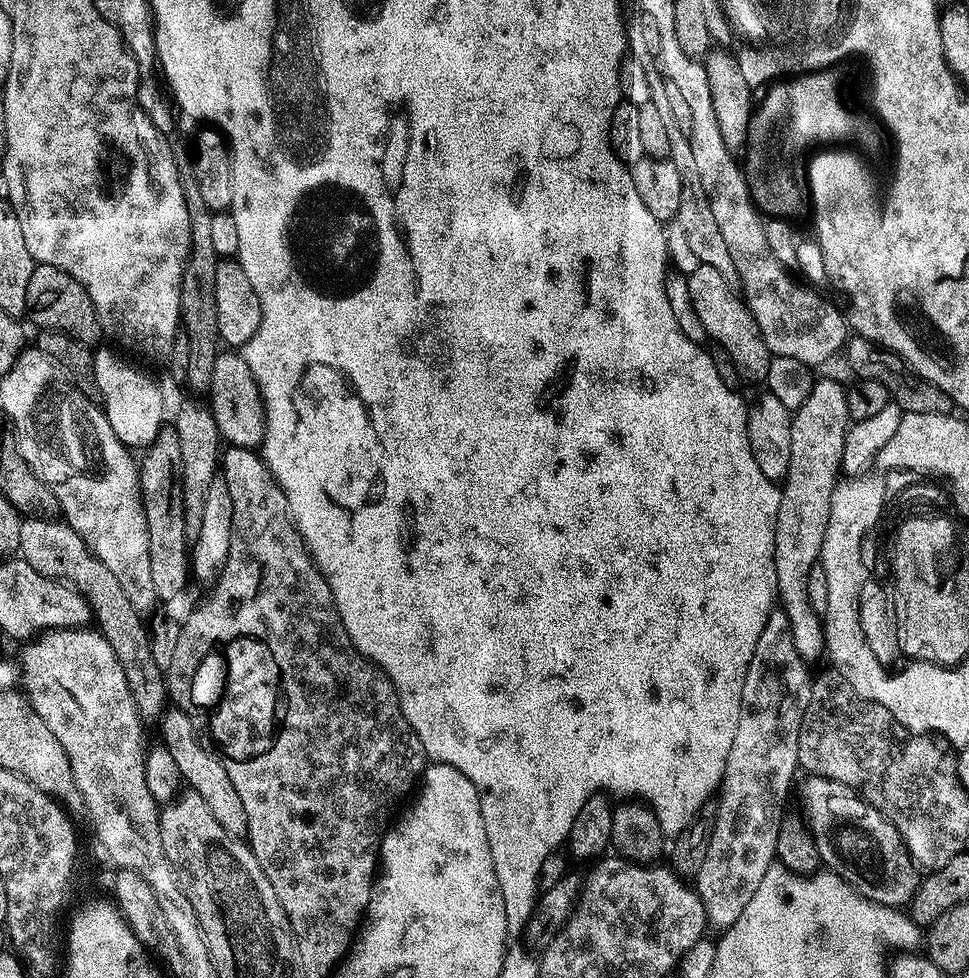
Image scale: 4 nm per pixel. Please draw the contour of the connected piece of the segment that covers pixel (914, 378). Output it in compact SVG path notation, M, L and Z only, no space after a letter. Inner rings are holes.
M853 335L847 341L848 368L853 372L856 380L869 380L870 382L882 382L886 386L891 403L900 407L904 412L914 414L949 414L953 411L952 399L938 386L934 386L926 378L922 378L913 368L908 367L907 362L890 352L879 344L873 344L865 336Z

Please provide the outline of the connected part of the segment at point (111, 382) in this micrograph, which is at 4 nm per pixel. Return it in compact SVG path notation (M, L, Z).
M105 346L97 347L95 351L93 351L90 375L96 379L96 388L100 391L101 397L99 396L99 399L102 401L106 418L110 422L114 434L123 444L128 445L129 449L147 449L148 445L154 442L156 435L166 424L166 420L164 420L164 392L142 369L135 368L132 364L127 364L127 362L119 356L119 354L121 355L119 351L116 351L117 353L111 352L110 349L104 347Z

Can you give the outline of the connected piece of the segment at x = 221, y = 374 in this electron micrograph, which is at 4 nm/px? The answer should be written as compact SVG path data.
M224 350L214 362L210 391L210 407L218 422L221 437L229 445L237 448L259 449L263 445L268 430L268 413L259 382L243 355L236 350Z

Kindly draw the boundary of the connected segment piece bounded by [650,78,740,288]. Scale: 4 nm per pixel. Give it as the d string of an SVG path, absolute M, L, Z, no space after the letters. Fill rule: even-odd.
M651 79L650 102L661 111L661 117L665 122L666 130L669 134L671 152L669 159L674 162L678 174L681 175L682 197L681 205L675 219L676 224L682 228L687 243L689 243L689 247L696 258L698 260L704 258L704 265L714 266L719 271L719 274L722 275L722 278L726 279L726 282L729 282L732 287L739 287L740 279L734 267L734 260L730 254L726 254L728 250L726 242L723 241L723 238L720 238L722 233L718 232L718 222L715 221L714 212L710 209L709 196L702 189L702 178L699 177L698 165L695 164L691 139L687 133L681 130L680 124L676 121L676 116L673 114L673 108L670 106L669 96L666 94L665 86L666 82L663 79Z

